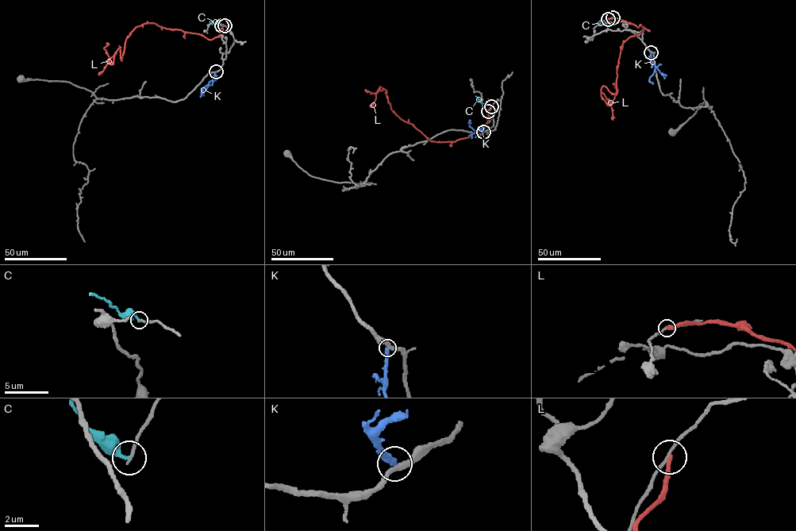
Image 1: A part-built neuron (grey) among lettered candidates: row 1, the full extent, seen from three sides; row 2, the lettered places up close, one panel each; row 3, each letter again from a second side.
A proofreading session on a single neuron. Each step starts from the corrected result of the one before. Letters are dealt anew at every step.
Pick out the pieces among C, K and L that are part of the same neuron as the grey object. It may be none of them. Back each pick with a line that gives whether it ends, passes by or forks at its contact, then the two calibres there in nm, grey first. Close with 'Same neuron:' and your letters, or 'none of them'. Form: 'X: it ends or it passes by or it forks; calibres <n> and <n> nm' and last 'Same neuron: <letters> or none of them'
Same neuron: none of them

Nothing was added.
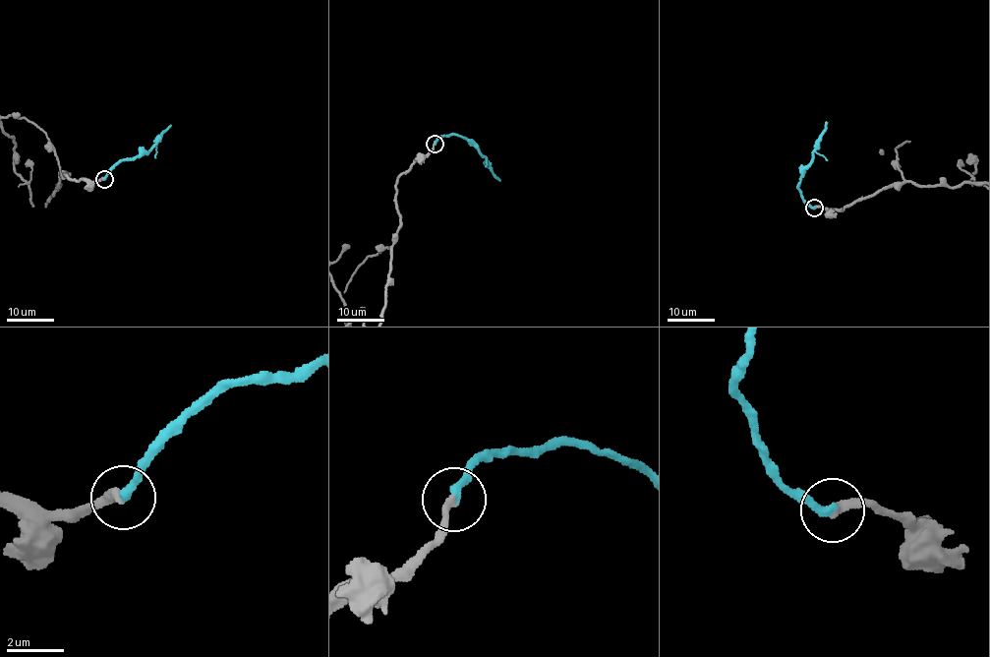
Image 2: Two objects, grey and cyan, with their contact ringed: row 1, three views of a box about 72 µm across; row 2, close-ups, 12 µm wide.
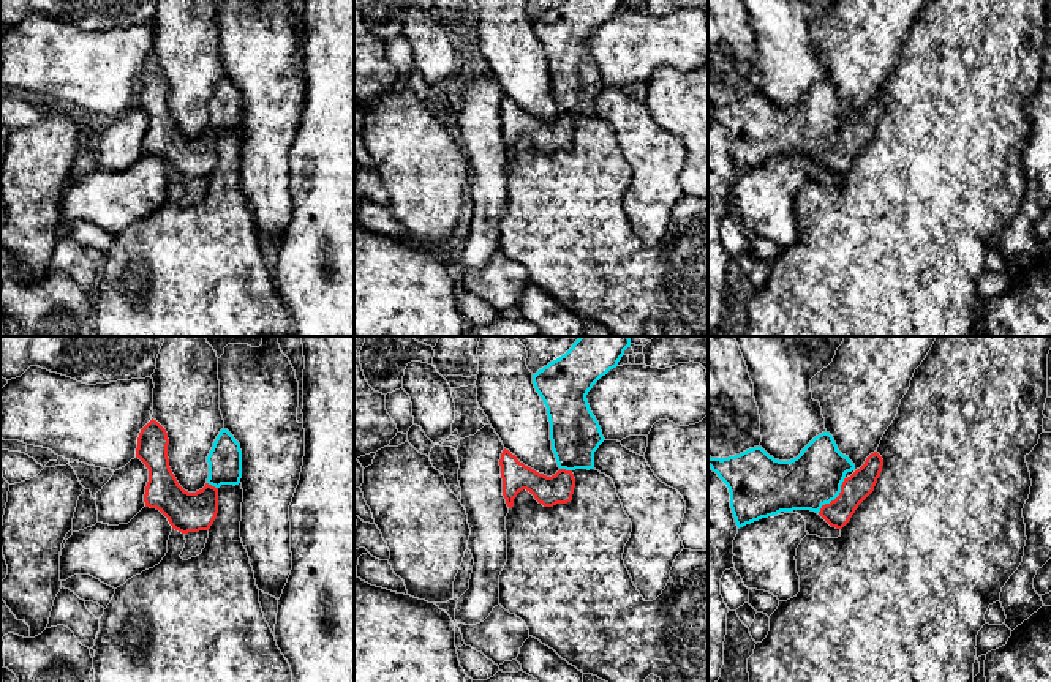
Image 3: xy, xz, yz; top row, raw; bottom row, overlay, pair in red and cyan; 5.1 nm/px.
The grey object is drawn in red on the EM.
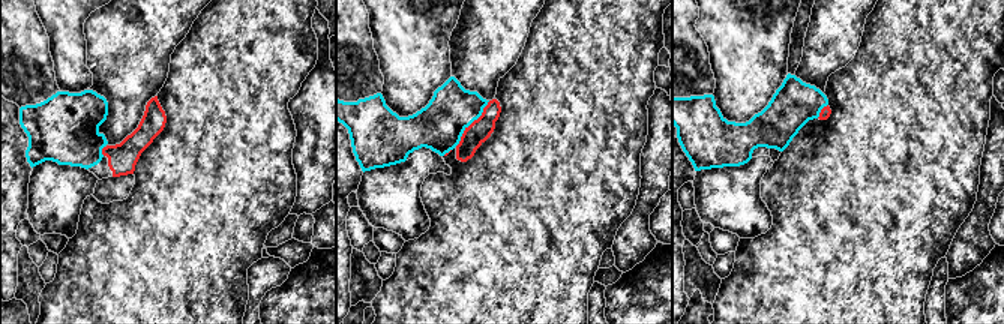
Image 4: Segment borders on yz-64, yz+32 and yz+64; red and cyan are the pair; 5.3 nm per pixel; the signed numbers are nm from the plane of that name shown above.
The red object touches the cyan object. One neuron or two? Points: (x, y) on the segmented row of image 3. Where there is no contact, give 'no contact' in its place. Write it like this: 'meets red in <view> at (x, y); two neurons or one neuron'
meets red in yz at (838, 496); one neuron

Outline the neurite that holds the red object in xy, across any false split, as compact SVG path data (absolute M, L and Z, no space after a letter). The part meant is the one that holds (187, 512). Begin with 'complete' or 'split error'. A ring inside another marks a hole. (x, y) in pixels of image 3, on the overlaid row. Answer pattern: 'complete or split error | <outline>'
split error | M152 418L141 429L136 448L136 458L149 469L145 507L160 510L172 529L182 534L209 530L218 513L218 488L240 483L240 444L228 429L220 431L207 456L207 483L196 493L179 485L169 467L168 445L166 429Z

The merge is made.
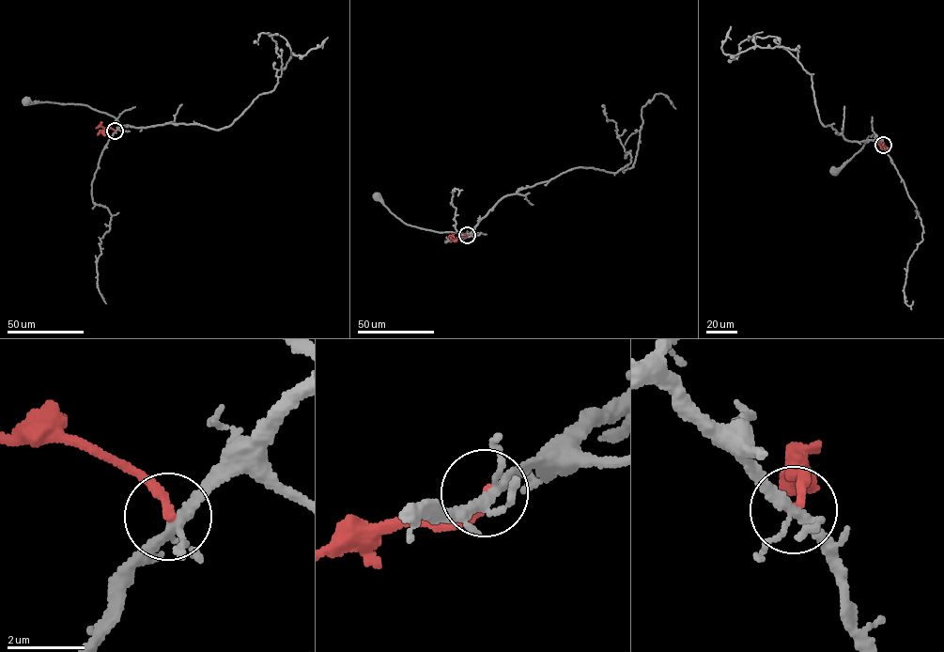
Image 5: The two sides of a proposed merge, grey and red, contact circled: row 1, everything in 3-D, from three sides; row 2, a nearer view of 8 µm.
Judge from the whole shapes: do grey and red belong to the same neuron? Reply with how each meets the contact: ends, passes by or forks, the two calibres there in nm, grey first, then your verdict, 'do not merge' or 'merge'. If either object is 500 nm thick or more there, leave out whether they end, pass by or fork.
grey forks there; red ends there; 240 nm thick on the grey side, 220 nm on the other; do not merge

